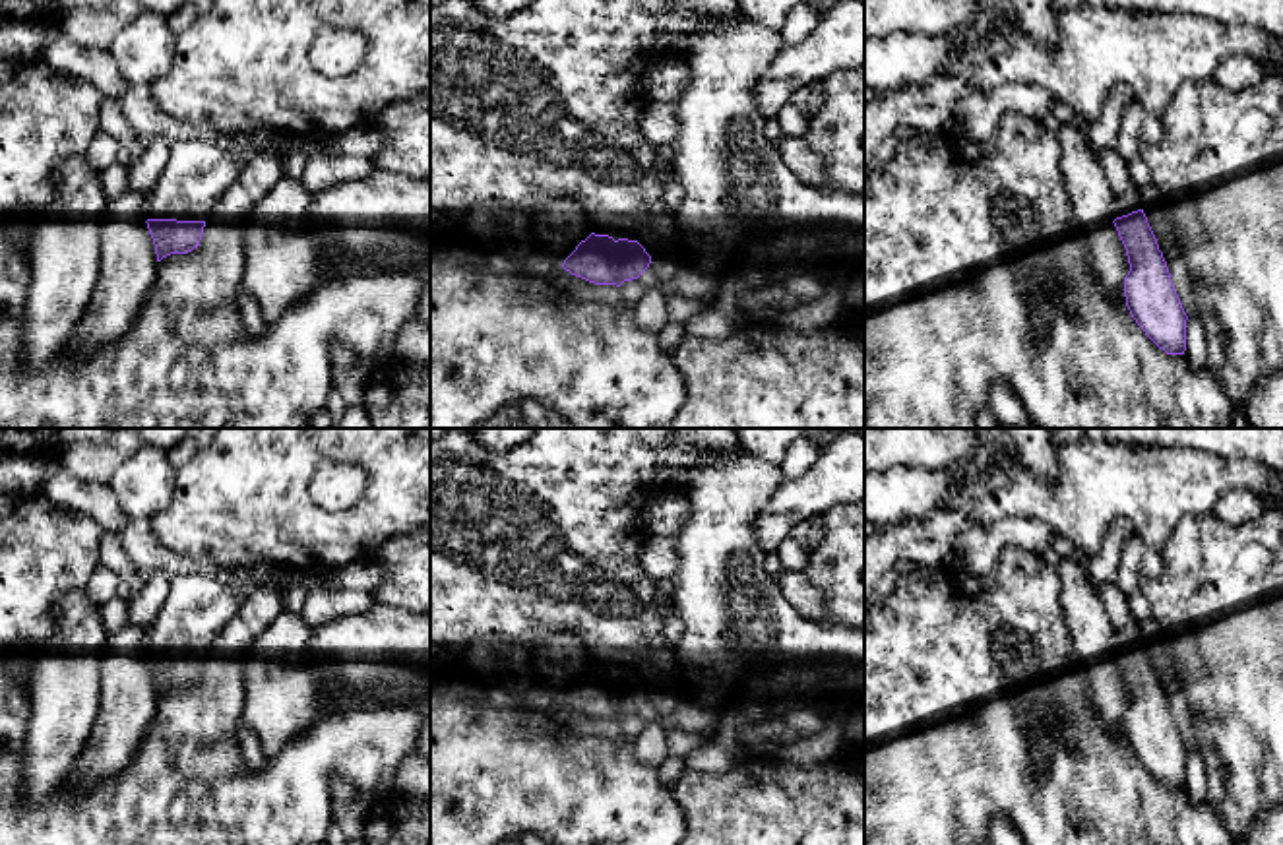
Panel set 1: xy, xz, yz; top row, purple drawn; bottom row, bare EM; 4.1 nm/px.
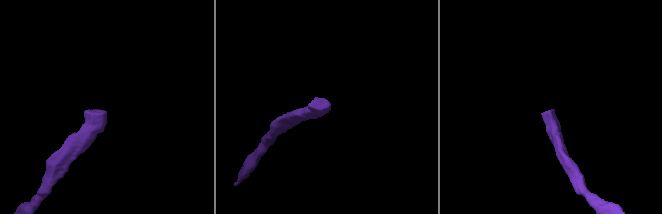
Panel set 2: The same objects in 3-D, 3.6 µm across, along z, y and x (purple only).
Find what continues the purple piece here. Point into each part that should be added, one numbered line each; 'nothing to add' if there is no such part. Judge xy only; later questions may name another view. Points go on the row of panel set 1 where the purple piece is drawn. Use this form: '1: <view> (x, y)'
1: xy (196, 173)

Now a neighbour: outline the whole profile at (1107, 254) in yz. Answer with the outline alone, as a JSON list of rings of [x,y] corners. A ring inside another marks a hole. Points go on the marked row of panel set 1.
[[[1070,124],[1056,132],[1062,147],[1060,167],[1078,231],[1085,236],[1089,262],[1099,283],[1126,306],[1124,279],[1130,271],[1126,248],[1114,227],[1114,192],[1091,153],[1087,138]]]

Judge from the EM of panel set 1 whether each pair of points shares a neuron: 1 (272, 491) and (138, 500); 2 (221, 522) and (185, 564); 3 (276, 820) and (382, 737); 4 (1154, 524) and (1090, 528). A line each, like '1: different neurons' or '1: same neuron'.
1: different neurons
2: different neurons
3: same neuron
4: same neuron

